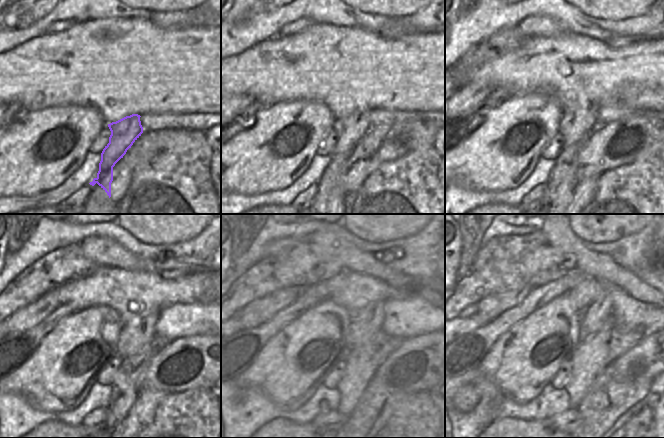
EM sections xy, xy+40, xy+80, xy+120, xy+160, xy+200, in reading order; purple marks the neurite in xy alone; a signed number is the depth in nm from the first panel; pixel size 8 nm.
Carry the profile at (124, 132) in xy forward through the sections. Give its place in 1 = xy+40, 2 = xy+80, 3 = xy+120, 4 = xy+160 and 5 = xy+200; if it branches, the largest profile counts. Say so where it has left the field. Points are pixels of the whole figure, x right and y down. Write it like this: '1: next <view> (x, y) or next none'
1: next xy+40 (349, 129)
2: next xy+80 (580, 120)
3: next xy+120 (139, 331)
4: next xy+160 (368, 321)
5: next xy+200 (592, 320)

